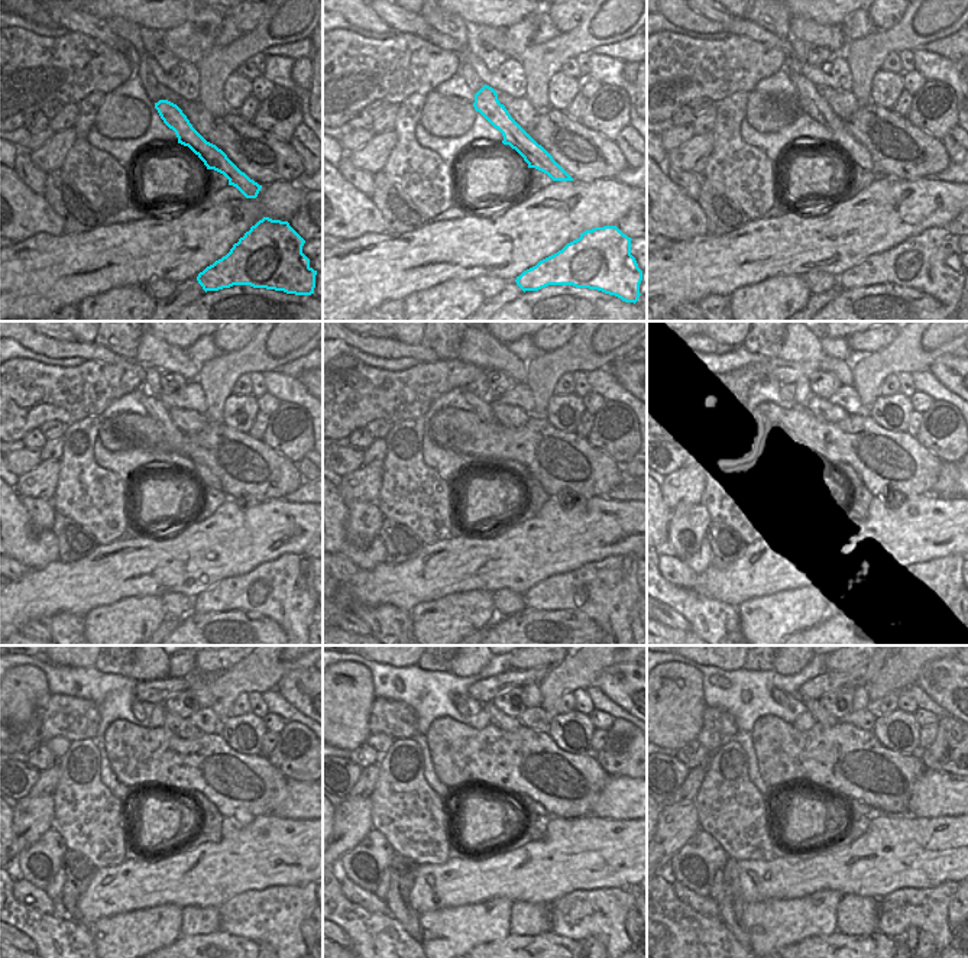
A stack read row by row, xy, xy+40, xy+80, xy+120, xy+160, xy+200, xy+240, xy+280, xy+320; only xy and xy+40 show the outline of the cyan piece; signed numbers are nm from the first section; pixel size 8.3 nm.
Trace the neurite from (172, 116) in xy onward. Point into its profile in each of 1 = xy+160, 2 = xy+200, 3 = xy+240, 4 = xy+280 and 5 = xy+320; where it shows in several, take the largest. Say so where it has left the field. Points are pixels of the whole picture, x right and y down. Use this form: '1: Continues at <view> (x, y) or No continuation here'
1: Continues at xy+160 (481, 407)
2: Continues at xy+200 (787, 390)
3: Continues at xy+240 (142, 711)
4: Continues at xy+280 (468, 706)
5: Continues at xy+320 (793, 702).

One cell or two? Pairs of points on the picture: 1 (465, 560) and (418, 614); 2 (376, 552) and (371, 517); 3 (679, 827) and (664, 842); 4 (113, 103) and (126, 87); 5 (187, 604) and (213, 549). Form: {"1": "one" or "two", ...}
{"1": "two", "2": "two", "3": "one", "4": "two", "5": "two"}

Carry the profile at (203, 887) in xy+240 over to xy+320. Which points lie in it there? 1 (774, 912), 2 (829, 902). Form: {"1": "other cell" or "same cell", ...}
{"1": "other cell", "2": "other cell"}

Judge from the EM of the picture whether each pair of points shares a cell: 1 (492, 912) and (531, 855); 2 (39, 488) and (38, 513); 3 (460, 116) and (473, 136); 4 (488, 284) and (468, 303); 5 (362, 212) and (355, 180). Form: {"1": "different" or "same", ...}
{"1": "different", "2": "different", "3": "different", "4": "different", "5": "different"}

